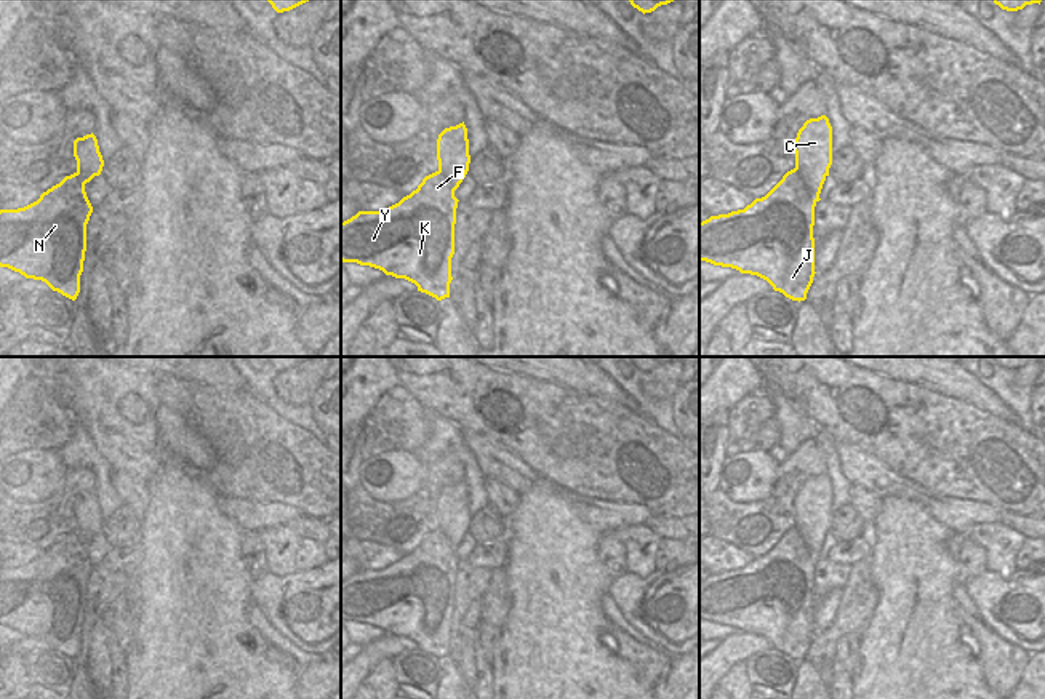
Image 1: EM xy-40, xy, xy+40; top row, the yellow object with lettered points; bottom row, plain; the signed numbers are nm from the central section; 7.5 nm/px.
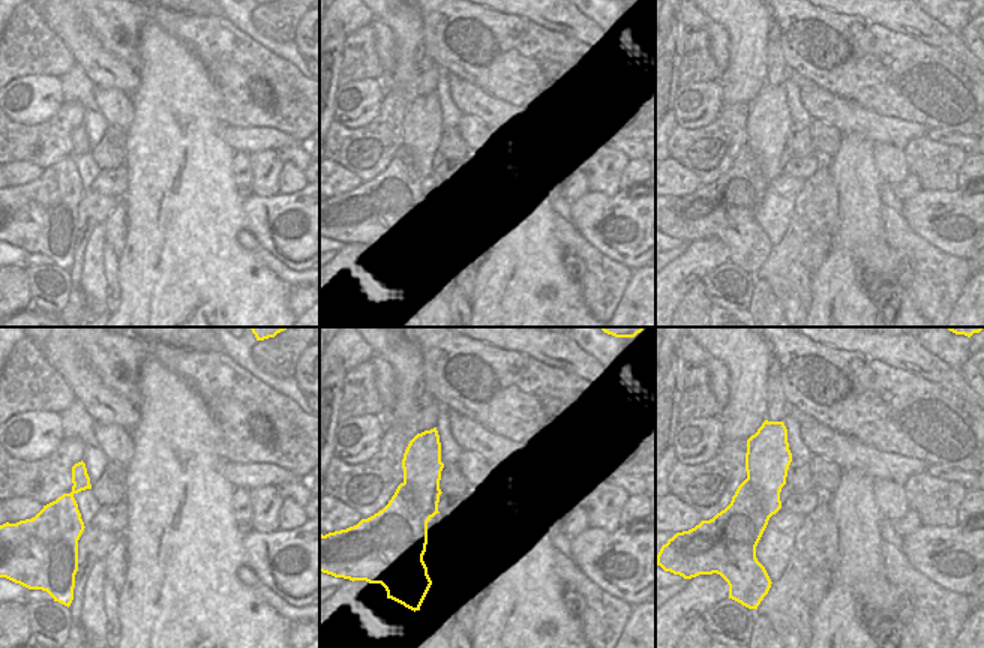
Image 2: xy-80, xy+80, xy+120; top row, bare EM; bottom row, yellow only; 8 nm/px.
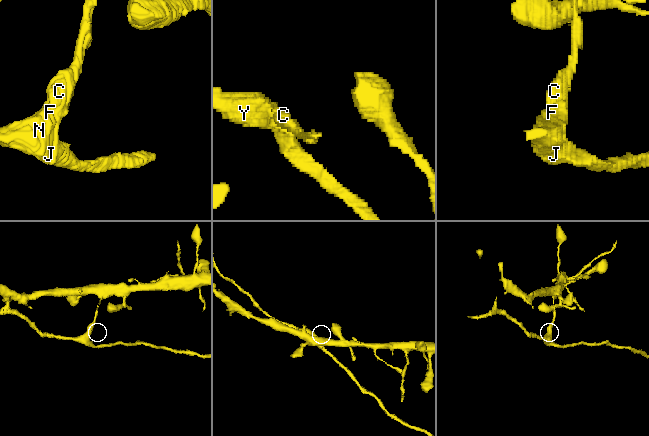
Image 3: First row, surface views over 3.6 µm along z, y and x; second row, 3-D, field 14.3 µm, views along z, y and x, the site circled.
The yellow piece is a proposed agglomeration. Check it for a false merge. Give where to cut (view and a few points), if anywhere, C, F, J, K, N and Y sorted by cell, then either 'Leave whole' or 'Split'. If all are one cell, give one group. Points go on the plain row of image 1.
Split along xy+40 (794, 527), (816, 559). Groups: C / F J K N Y. Split.

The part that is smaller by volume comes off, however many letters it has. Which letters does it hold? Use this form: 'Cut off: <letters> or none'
Cut off: F, J, K, N, Y

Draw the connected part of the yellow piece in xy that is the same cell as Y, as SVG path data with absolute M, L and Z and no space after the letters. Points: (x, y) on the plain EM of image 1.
M440 529L422 537L416 549L384 569L358 569L341 581L341 619L357 621L405 637L437 659L450 656L451 616L458 557Z

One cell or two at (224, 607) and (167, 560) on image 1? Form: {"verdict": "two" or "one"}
{"verdict": "one"}

